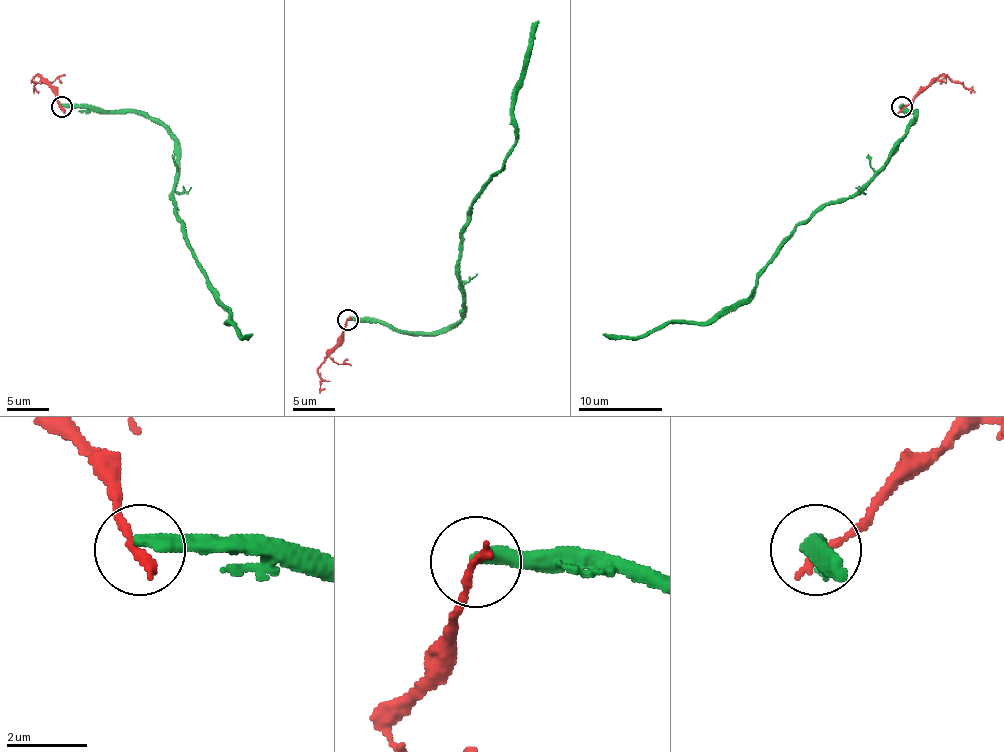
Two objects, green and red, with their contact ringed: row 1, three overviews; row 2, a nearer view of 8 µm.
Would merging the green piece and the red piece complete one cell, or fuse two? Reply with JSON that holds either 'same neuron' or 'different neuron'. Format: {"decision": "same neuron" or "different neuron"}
{"decision": "different neuron"}

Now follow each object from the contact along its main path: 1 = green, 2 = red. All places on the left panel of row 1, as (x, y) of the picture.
1: (61, 105), (147, 114), (175, 141), (173, 202), (185, 242), (229, 310), (227, 322), (244, 337), (253, 333)
2: (61, 107), (55, 93), (38, 76), (31, 80), (33, 93)

